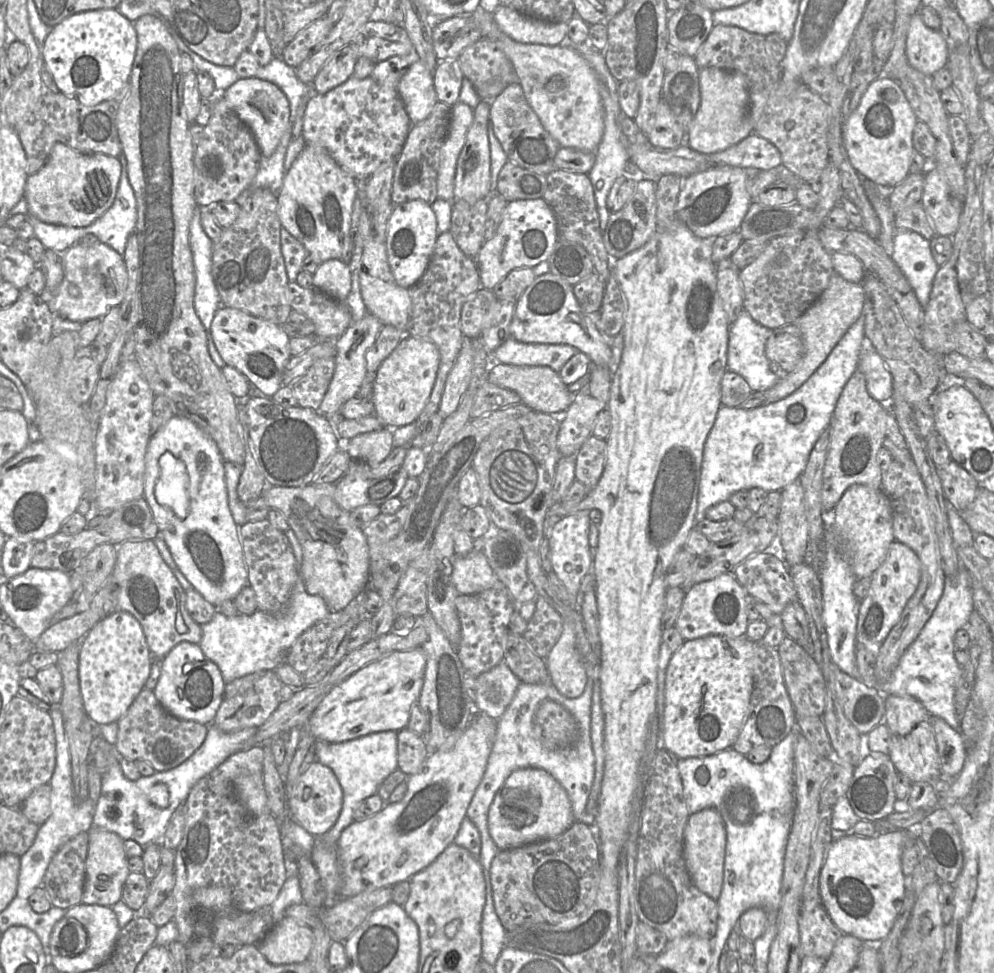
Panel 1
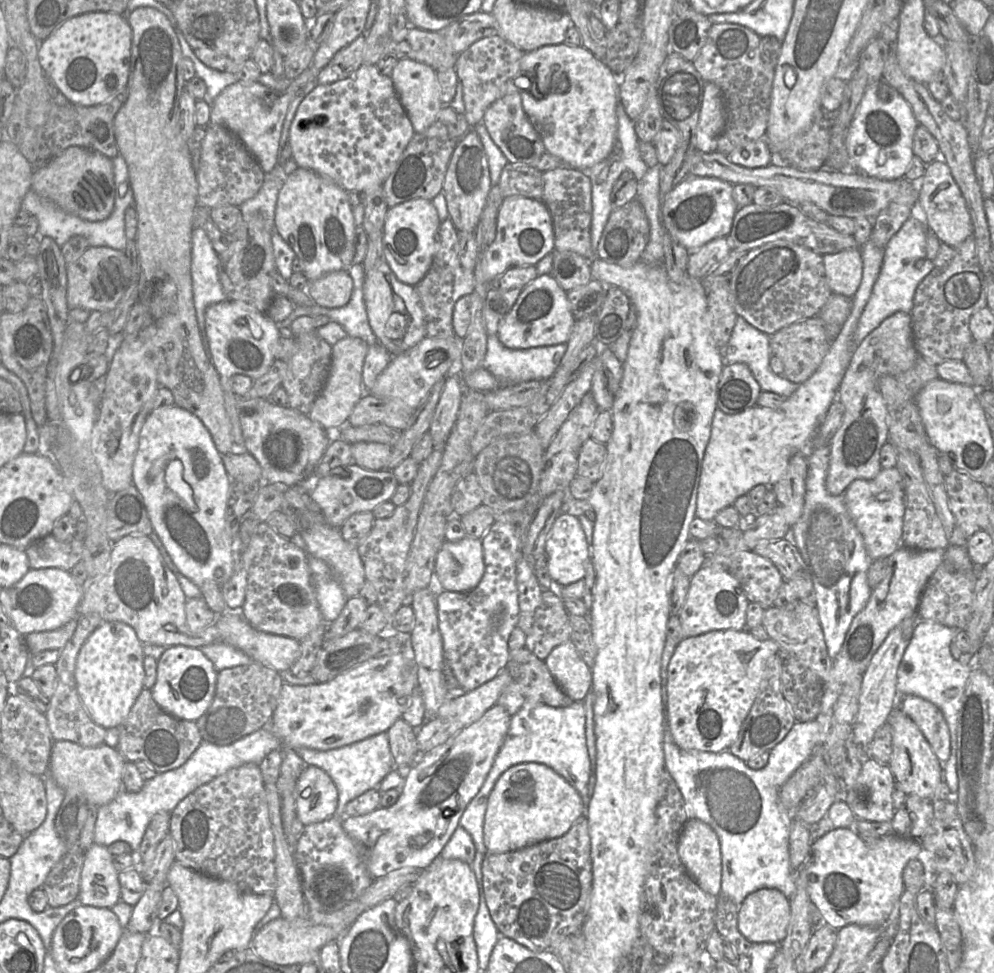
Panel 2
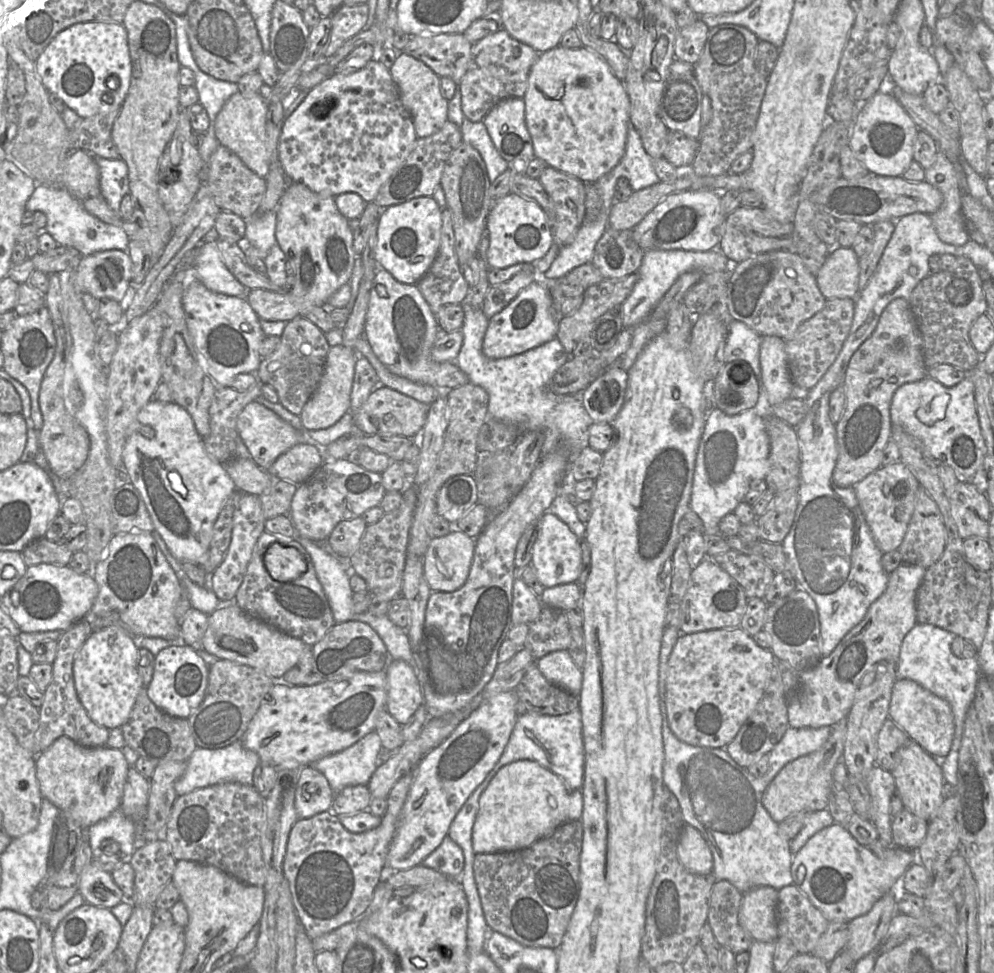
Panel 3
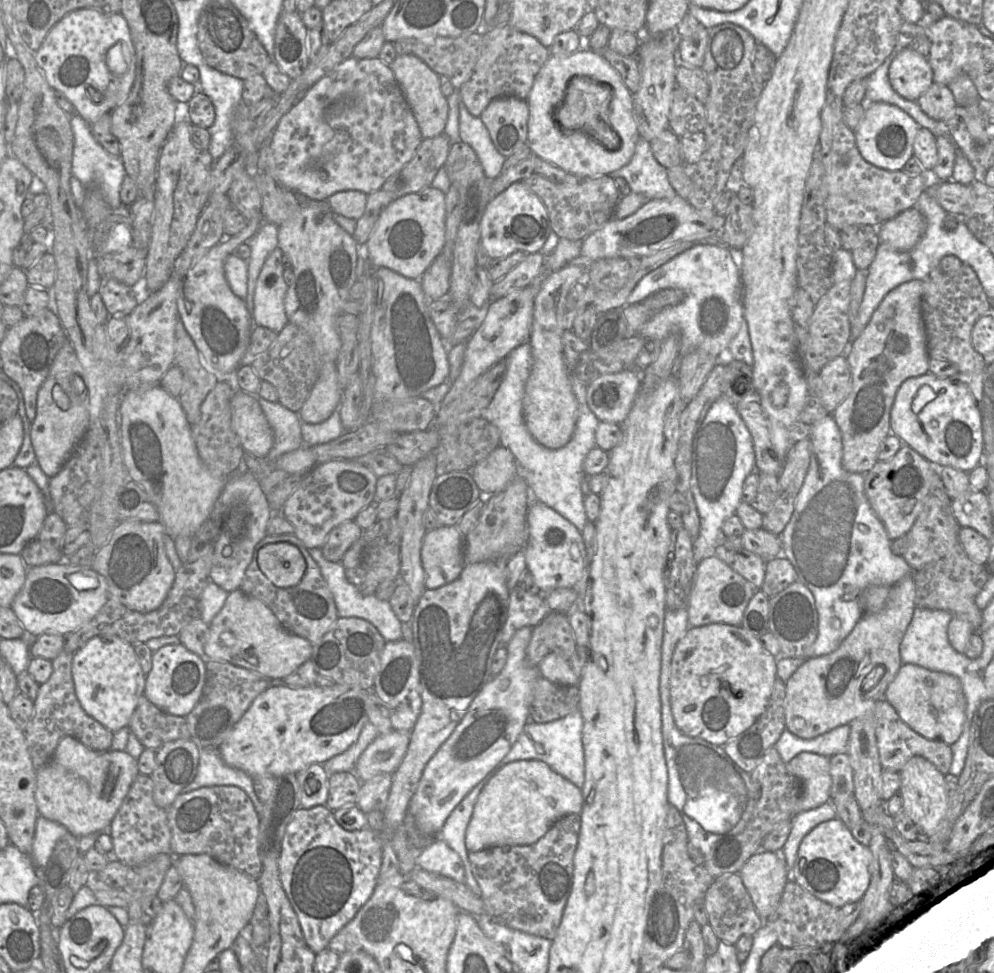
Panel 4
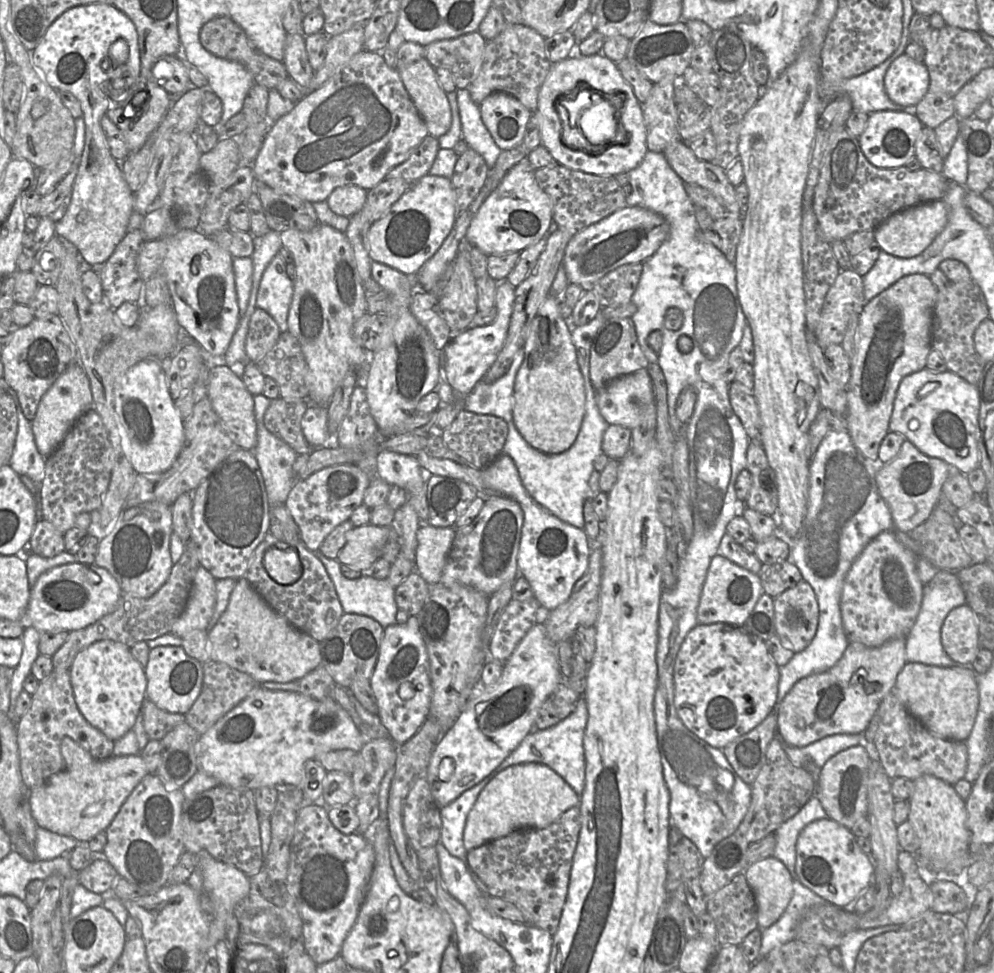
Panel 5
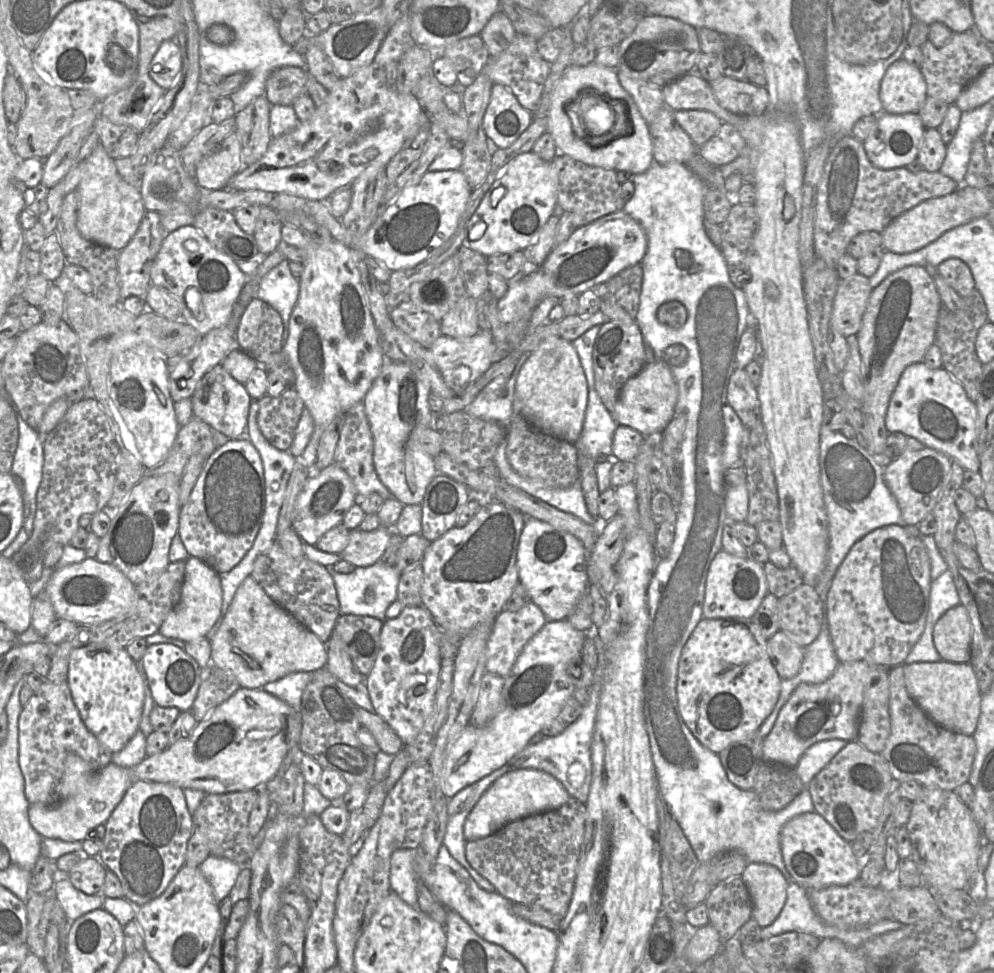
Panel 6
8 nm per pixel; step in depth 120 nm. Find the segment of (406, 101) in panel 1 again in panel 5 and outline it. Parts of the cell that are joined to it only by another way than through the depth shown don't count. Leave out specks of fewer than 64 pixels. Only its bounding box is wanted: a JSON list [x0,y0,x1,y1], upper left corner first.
[398,58,452,138]

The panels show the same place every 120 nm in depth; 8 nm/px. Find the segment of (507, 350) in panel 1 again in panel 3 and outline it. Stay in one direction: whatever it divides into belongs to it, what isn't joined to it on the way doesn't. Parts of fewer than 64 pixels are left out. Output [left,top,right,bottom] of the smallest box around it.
[450,301,594,462]

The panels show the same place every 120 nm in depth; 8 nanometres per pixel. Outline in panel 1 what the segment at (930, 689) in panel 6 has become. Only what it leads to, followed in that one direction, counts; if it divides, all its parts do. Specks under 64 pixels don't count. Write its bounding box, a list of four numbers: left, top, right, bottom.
[932,716,967,777]

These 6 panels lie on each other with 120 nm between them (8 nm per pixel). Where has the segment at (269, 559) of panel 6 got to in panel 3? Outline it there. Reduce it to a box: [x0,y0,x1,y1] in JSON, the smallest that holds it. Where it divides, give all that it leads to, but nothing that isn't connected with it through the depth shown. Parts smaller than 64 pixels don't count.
[234,531,335,646]

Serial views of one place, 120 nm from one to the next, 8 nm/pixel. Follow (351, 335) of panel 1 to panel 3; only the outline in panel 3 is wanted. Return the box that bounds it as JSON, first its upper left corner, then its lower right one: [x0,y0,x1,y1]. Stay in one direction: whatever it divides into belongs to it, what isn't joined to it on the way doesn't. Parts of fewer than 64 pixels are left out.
[299,344,357,431]

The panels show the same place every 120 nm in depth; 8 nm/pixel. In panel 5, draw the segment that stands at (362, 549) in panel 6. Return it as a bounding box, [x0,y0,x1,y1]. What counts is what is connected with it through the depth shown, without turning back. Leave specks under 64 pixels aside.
[337,524,389,572]

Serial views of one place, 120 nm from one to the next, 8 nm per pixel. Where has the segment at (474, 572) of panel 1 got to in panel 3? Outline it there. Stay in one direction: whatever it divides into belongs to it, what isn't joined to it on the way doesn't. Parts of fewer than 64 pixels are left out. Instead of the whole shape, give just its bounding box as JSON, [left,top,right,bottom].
[423,523,476,592]

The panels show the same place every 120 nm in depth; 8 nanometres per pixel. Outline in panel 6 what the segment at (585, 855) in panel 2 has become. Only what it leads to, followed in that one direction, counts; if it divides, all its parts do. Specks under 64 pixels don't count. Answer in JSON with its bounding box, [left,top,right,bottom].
[466,797,586,920]

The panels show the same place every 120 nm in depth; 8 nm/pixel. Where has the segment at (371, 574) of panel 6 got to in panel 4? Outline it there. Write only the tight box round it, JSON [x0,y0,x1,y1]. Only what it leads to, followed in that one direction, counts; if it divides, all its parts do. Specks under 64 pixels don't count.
[307,548,403,642]

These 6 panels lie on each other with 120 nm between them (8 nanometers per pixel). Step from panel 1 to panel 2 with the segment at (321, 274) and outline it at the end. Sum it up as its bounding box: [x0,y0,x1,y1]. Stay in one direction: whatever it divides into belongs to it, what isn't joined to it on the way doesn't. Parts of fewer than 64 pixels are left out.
[307,270,353,308]

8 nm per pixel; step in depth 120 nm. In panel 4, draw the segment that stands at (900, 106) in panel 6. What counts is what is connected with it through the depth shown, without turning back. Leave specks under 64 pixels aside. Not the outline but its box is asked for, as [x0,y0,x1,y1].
[888,48,933,101]

